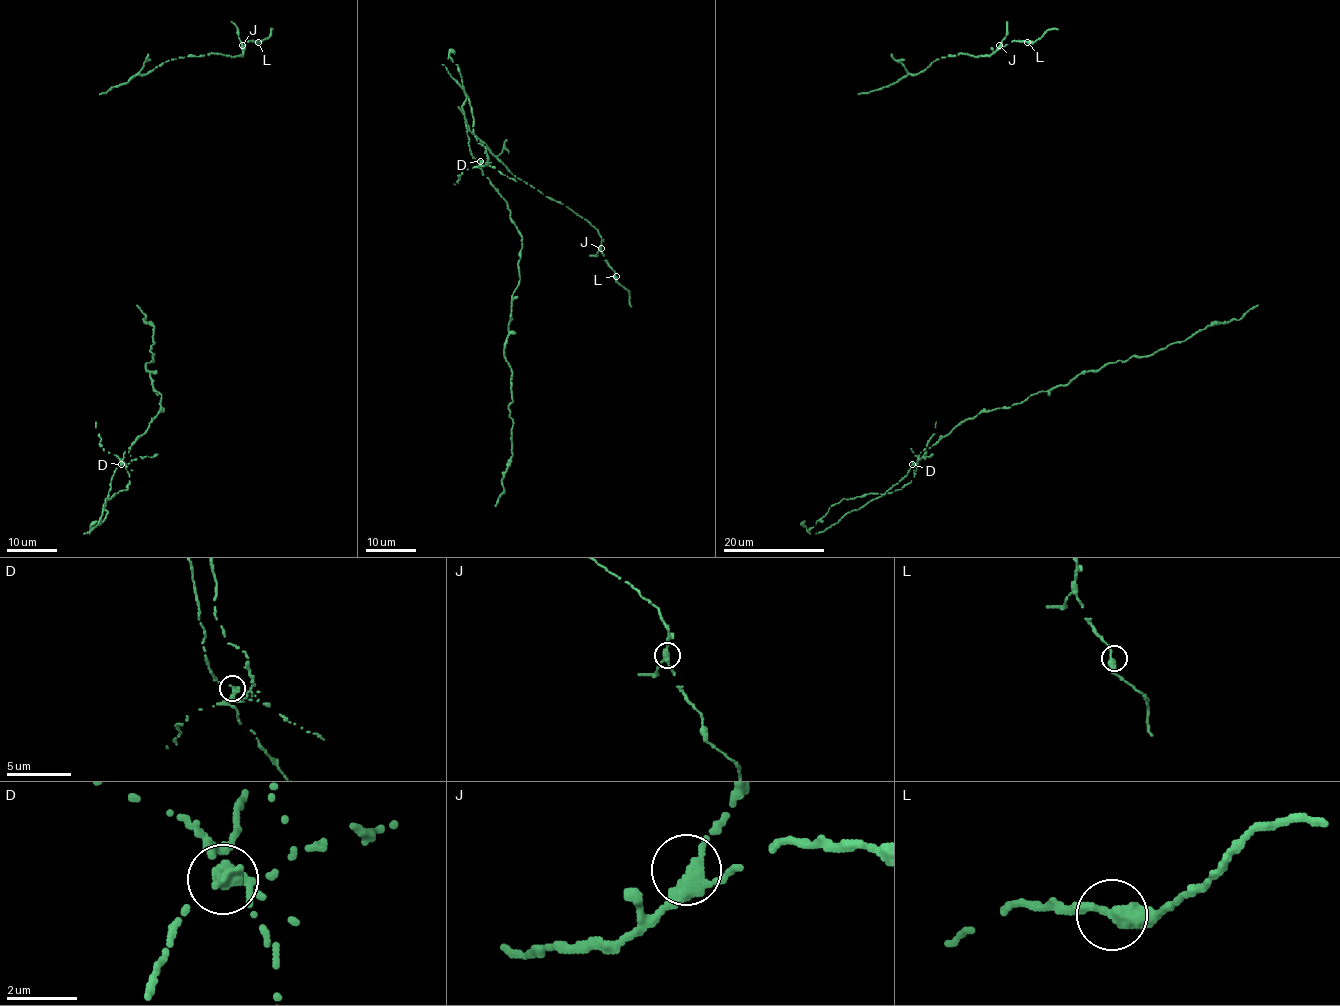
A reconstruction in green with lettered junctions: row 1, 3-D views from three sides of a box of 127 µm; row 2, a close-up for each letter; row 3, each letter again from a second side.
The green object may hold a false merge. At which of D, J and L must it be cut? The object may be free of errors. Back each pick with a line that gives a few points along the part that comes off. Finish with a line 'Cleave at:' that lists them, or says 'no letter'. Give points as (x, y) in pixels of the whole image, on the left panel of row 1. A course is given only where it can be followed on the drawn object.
D: (121, 464), (124, 453), (163, 410), (162, 395), (153, 390), (145, 367), (154, 361), (154, 328), (136, 305)
Cleave at: D

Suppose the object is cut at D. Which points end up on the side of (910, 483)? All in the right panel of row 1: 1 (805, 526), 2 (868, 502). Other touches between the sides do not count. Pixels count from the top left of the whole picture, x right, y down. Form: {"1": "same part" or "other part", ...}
{"1": "same part", "2": "other part"}

